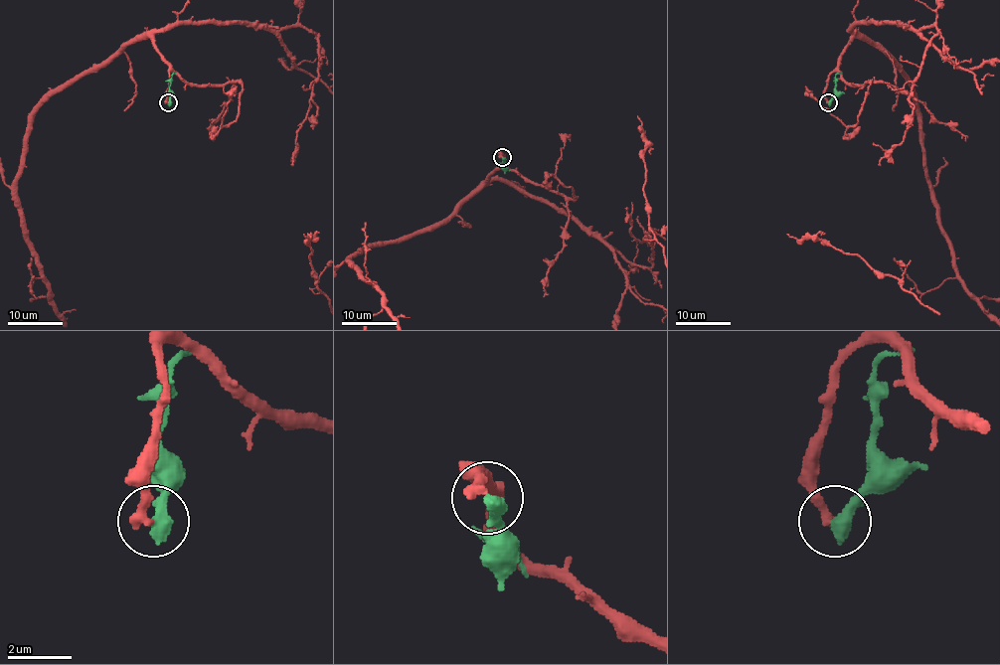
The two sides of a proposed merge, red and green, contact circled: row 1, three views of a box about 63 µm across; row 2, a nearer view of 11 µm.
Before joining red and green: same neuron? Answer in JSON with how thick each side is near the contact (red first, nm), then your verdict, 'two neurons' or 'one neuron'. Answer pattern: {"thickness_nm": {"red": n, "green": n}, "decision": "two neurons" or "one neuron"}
{"thickness_nm": {"red": 320, "green": 500}, "decision": "two neurons"}

